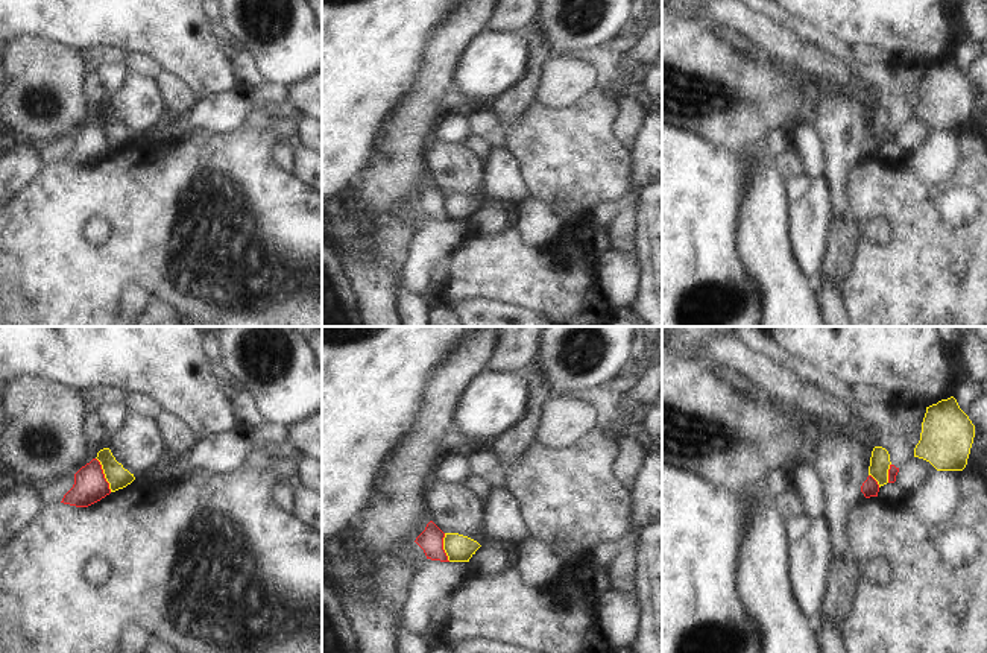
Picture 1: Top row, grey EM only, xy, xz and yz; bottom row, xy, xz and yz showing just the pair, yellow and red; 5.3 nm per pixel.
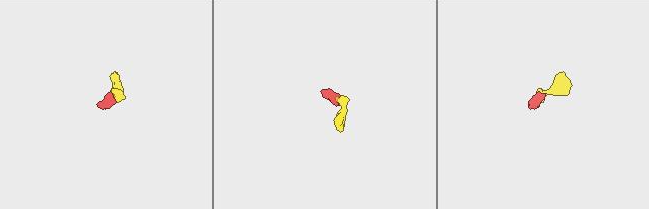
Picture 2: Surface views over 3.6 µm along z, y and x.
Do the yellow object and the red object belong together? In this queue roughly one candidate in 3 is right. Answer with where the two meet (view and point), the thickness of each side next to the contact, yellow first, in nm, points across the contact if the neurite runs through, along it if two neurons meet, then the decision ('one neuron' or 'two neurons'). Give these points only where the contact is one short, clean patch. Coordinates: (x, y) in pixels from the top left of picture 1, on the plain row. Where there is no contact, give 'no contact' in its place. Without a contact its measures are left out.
meets yellow in xy at (104, 132); 120 nm thick on the yellow side, 180 nm on the other; border along xy (96, 117), (111, 151); two neurons

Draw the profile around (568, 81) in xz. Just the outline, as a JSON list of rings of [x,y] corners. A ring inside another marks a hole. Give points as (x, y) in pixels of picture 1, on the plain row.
[[[556,55],[545,68],[536,103],[569,108],[598,90],[600,71],[595,64]]]

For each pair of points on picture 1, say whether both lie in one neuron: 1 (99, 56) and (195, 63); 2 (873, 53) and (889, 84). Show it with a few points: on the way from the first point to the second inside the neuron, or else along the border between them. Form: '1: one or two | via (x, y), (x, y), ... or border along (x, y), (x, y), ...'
1: two | border along (93, 47), (120, 47), (129, 53)
2: two | border along (852, 49), (866, 64), (895, 64)

